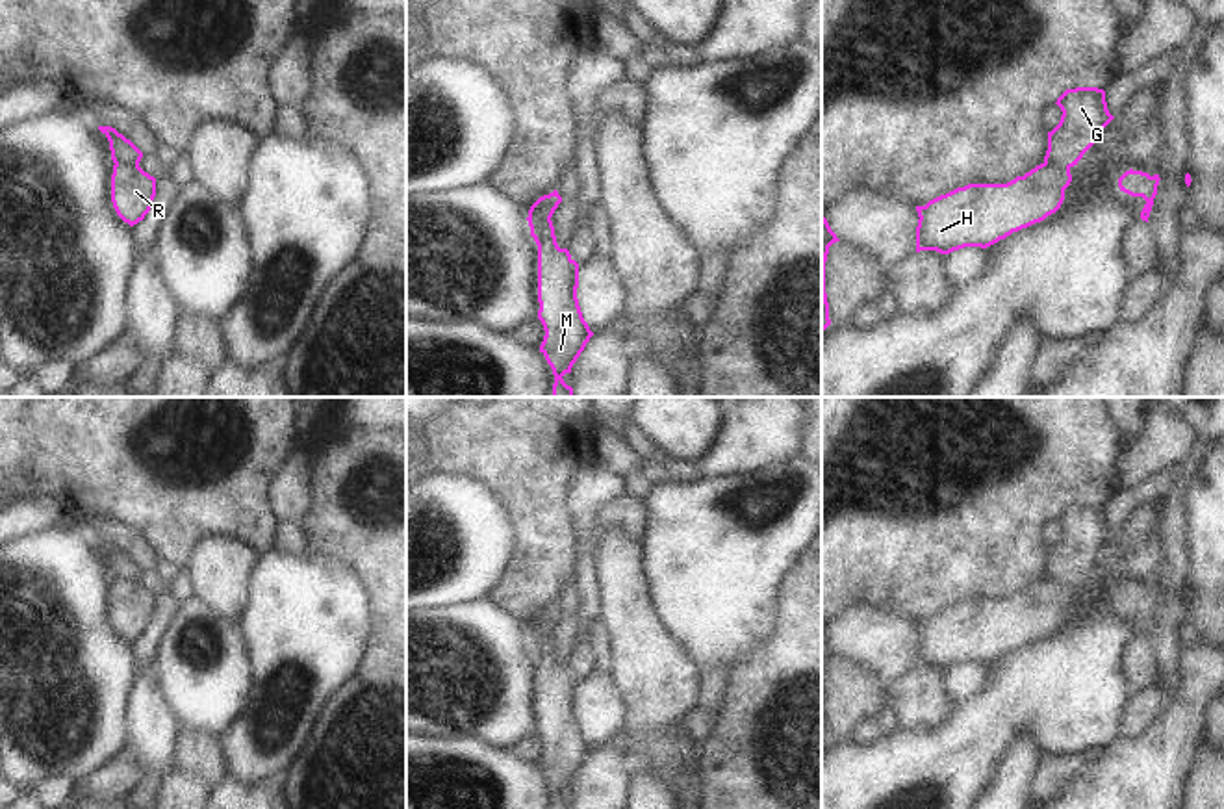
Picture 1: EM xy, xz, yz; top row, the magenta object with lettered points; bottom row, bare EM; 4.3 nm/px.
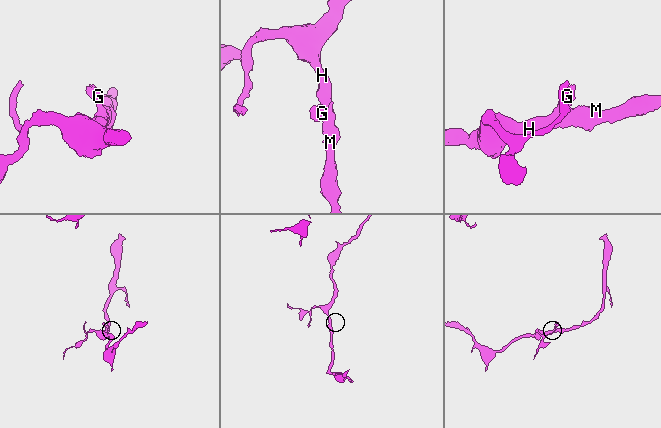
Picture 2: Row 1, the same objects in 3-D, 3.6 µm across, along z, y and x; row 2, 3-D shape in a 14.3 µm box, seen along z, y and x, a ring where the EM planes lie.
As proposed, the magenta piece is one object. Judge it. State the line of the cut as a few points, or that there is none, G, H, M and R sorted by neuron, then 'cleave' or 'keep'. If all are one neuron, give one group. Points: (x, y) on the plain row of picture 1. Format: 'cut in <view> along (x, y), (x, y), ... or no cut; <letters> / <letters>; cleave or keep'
cut in xz along (551, 637), (536, 659); G / H M R; cleave

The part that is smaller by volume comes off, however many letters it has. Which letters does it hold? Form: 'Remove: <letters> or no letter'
Remove: G

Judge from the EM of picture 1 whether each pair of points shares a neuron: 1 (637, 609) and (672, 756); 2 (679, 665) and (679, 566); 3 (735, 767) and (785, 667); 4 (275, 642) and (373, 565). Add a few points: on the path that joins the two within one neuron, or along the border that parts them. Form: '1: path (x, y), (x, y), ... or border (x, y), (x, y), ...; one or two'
1: path (642, 646), (655, 668), (655, 719); one
2: border (655, 603), (668, 629), (703, 668); two
3: path (750, 743), (753, 713), (774, 691); one
4: border (318, 555), (356, 574), (371, 616); two

